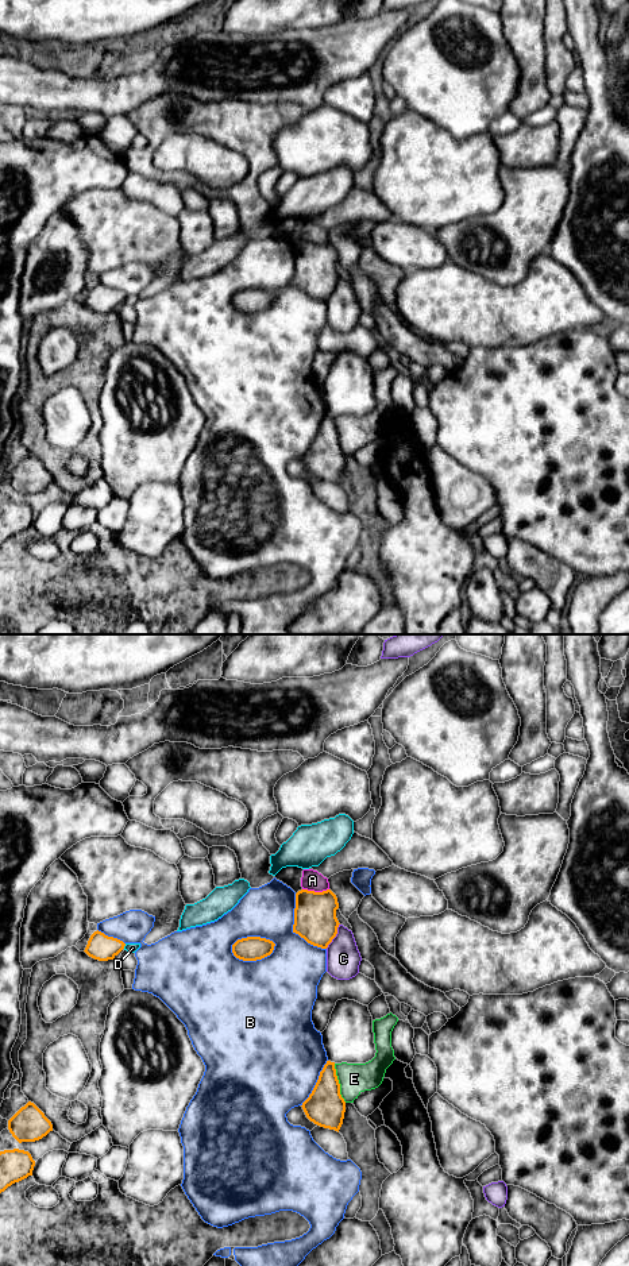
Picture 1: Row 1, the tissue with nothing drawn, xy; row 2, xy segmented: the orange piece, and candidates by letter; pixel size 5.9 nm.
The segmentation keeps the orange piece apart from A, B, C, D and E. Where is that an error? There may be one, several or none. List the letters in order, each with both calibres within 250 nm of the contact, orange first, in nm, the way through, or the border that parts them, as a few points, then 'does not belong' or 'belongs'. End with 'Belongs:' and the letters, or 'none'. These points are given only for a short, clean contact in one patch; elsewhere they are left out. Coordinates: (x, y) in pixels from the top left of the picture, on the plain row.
A: calibres 260 and 120 nm; border xy (303, 240), (313, 243), (328, 242); does not belong
B: calibres 140 and 300 nm; does not belong
C: calibres 260 and 200 nm; does not belong
D: calibres 160 and 60 nm; does not belong
E: calibres 240 and 180 nm; does not belong
Belongs: none

